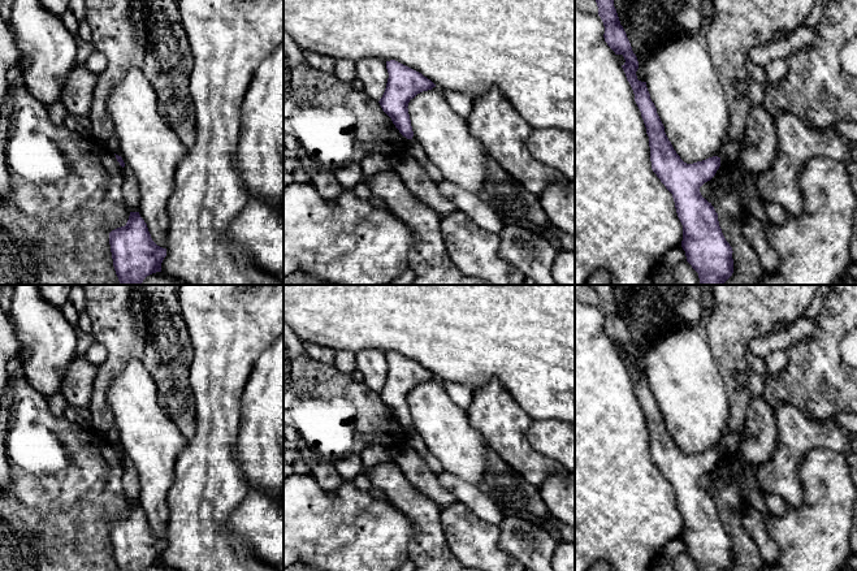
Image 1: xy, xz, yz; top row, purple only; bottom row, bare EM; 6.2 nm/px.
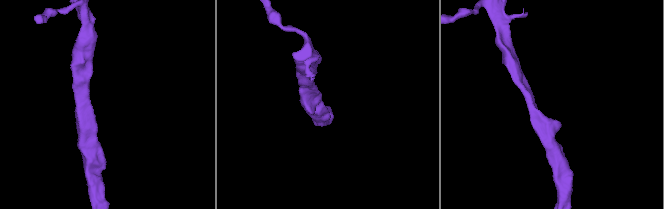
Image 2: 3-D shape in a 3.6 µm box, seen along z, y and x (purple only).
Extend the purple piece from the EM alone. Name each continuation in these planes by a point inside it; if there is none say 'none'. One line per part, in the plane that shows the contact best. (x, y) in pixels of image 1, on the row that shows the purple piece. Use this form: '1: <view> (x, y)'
none

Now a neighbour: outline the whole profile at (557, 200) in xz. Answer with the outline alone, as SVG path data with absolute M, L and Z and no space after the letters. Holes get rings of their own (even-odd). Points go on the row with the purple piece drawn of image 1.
M575 182L549 185L538 195L540 204L551 225L575 237Z

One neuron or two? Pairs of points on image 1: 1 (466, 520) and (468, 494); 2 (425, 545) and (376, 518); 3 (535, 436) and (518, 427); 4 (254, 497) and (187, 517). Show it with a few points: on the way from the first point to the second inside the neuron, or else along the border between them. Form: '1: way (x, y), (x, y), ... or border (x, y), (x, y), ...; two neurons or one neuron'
1: border (457, 500), (481, 520), (489, 522), (493, 526); two neurons
2: border (399, 509), (414, 530), (408, 546), (410, 557); two neurons
3: border (532, 420), (527, 432), (527, 441), (545, 457); two neurons
4: border (249, 489), (243, 501), (230, 514), (226, 526); two neurons

